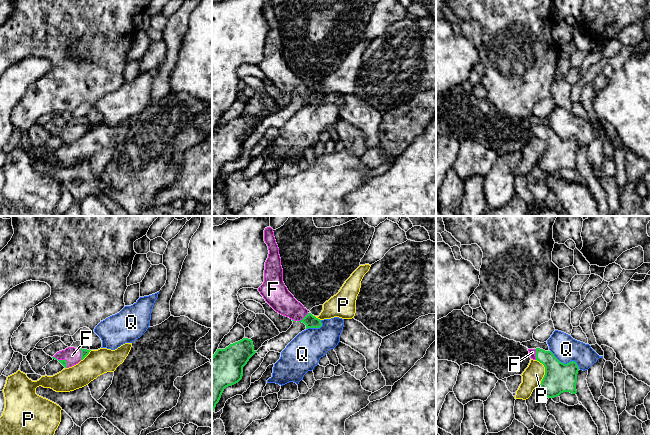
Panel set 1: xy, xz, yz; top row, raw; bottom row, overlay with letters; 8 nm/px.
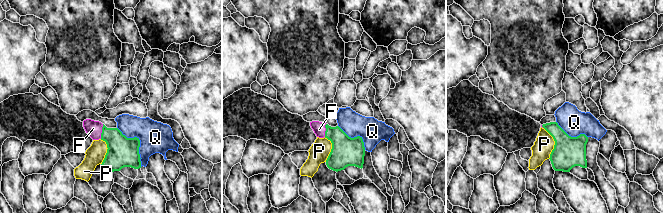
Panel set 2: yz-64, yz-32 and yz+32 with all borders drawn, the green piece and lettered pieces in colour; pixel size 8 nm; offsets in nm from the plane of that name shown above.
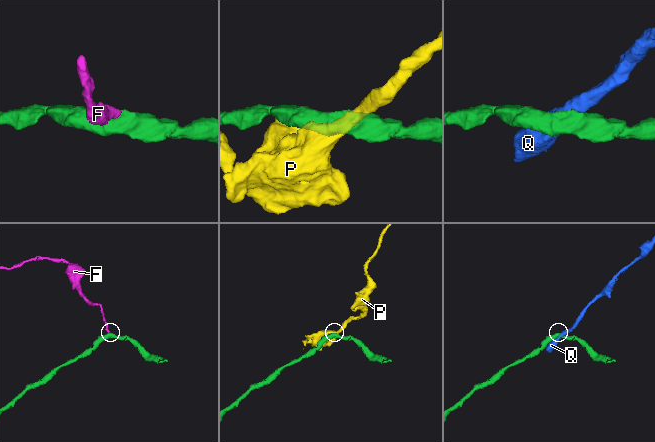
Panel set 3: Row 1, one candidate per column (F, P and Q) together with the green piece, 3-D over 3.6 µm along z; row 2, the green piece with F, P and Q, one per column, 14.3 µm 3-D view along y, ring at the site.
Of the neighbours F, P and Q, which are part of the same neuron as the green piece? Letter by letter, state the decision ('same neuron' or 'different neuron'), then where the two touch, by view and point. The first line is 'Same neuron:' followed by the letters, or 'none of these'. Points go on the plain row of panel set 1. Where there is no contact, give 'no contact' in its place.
Same neuron: F
F: same neuron; meets green in xz at (303, 94)
P: different neuron; meets green in yz at (545, 148)
Q: different neuron; meets green in yz at (565, 140)

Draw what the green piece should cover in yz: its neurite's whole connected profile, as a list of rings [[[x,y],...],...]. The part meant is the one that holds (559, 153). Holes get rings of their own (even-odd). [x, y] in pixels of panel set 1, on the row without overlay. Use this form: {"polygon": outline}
{"polygon": [[[540,124],[528,125],[528,127],[531,135],[539,137],[545,143],[545,151],[540,160],[543,171],[554,174],[563,168],[577,169],[579,143],[575,137],[564,140],[551,127]]]}

